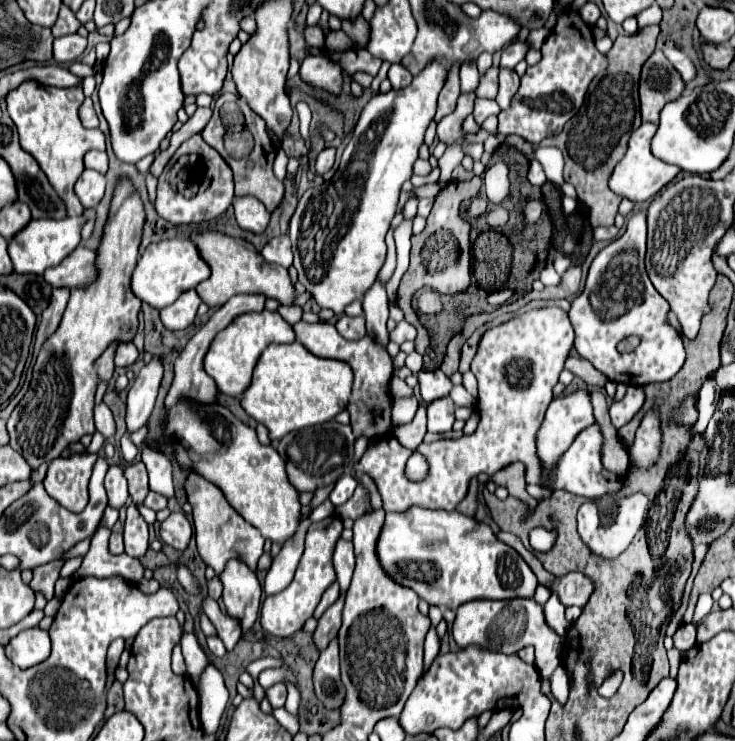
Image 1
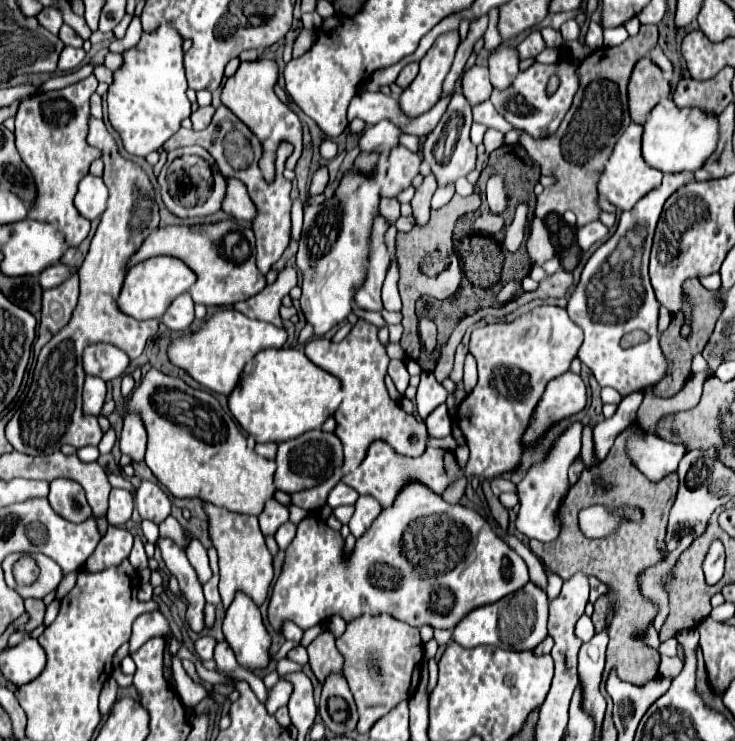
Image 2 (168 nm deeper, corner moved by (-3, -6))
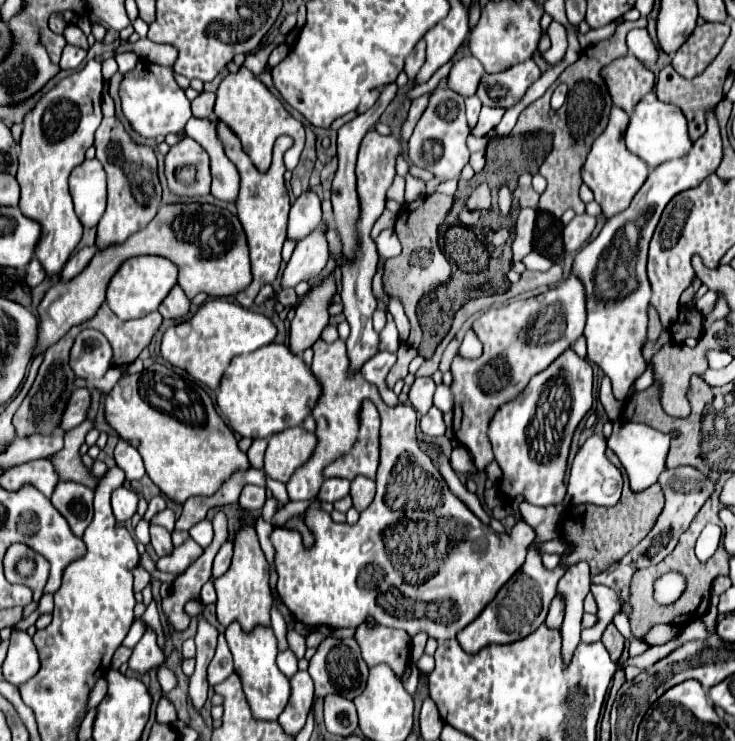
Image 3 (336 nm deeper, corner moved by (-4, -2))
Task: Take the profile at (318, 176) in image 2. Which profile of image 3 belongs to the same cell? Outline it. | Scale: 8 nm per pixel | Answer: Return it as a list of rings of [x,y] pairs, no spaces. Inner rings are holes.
[[[306,189],[292,205],[290,221],[288,221],[288,239],[302,239],[312,233],[322,223],[322,207],[320,197]]]

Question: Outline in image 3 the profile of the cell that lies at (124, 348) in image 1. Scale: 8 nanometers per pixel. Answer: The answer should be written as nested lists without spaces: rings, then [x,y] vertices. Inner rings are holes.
[[[84,329],[70,351],[70,365],[80,379],[102,379],[112,367],[112,347],[108,339],[94,329]]]

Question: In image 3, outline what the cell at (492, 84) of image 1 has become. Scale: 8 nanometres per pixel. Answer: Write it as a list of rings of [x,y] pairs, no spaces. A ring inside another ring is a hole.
[[[466,55],[458,59],[448,75],[448,87],[462,97],[476,95],[476,85],[480,85],[480,77],[484,77],[484,67],[476,57]]]

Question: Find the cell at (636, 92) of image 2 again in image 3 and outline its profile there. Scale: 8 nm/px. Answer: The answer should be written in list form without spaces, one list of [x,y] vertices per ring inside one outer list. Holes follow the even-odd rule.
[[[634,55],[616,59],[608,67],[604,67],[602,75],[606,79],[614,105],[624,109],[628,115],[638,105],[640,97],[644,97],[644,93],[654,91],[656,85],[654,73]]]

